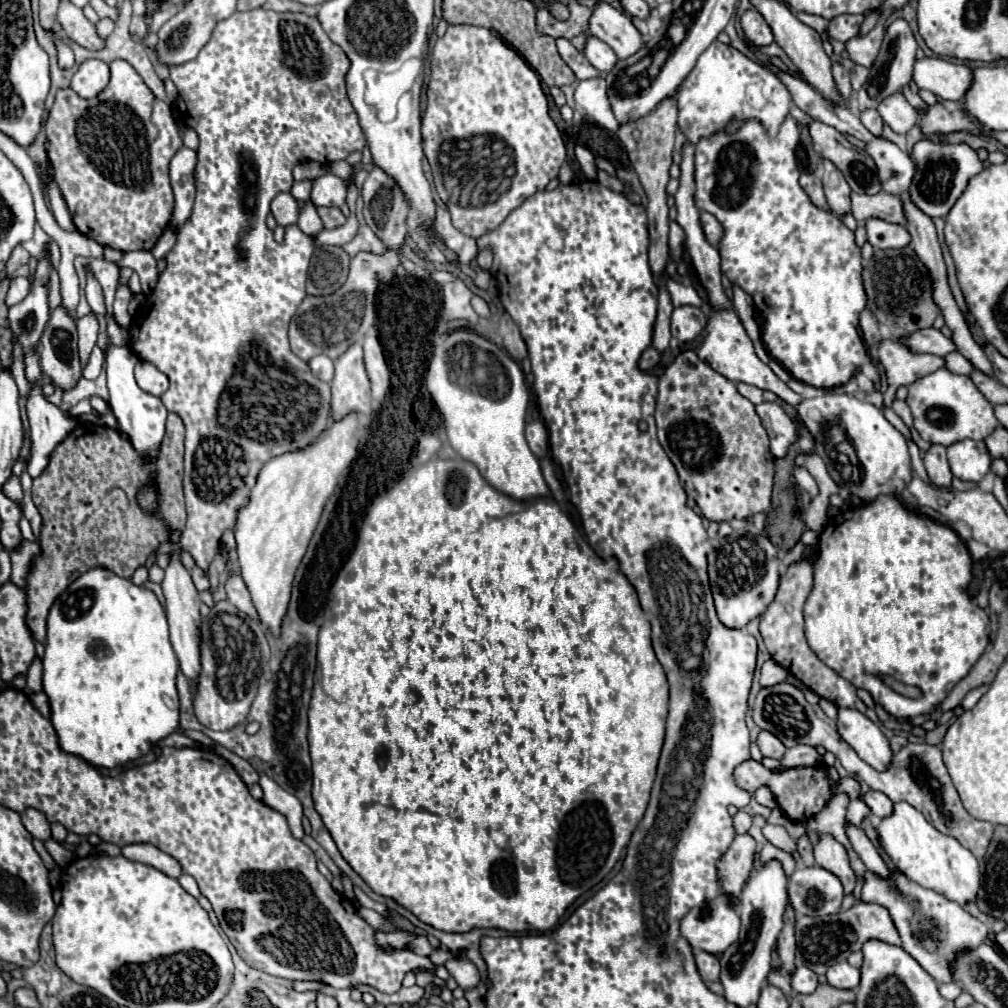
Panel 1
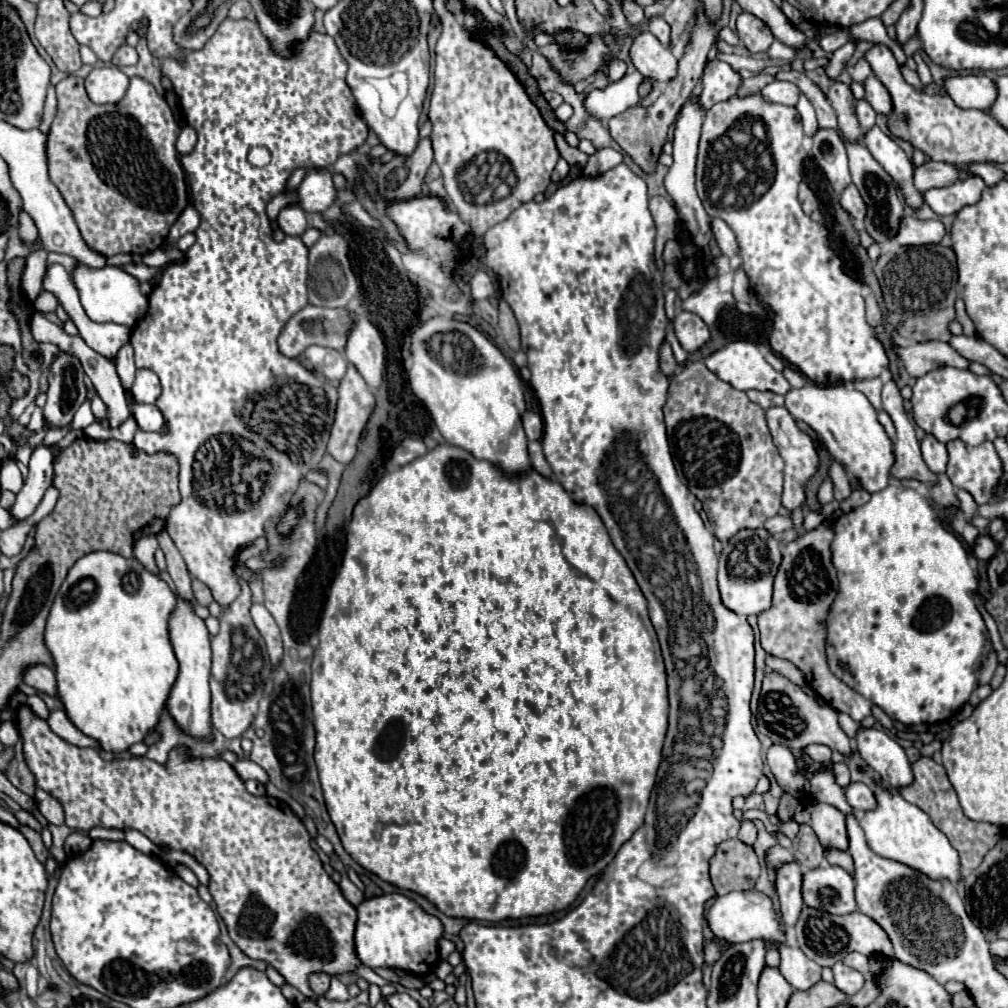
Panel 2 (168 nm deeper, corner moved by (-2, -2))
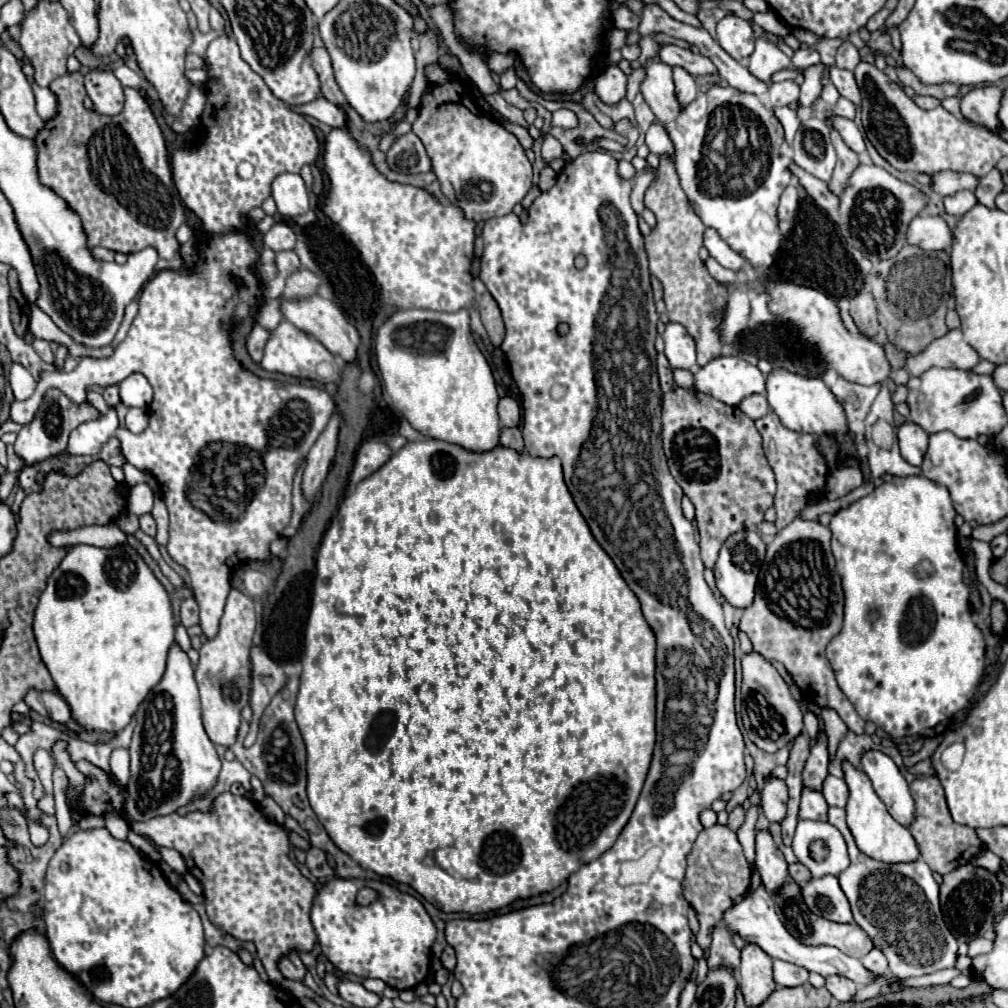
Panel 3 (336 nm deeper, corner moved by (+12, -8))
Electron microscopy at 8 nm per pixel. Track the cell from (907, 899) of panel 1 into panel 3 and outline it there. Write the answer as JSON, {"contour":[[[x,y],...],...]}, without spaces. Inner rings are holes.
{"contour":[[[828,807],[828,823],[840,829],[848,843],[850,867],[842,873],[842,891],[846,893],[854,921],[872,937],[874,945],[884,951],[890,971],[900,977],[918,977],[938,969],[954,967],[958,941],[942,921],[938,903],[938,883],[930,867],[916,859],[912,863],[882,863],[864,855],[846,825],[846,813],[840,807]]]}

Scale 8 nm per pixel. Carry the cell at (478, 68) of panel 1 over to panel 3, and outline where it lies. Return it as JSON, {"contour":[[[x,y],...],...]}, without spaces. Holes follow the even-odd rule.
{"contour":[[[434,65],[426,69],[426,75],[432,87],[428,87],[422,97],[420,115],[412,131],[426,145],[442,193],[474,221],[488,221],[512,213],[514,205],[520,203],[532,187],[532,163],[524,155],[522,145],[492,117],[480,113],[474,101],[464,93],[462,83],[456,83],[446,69]],[[474,183],[486,183],[490,191],[474,189]]]}

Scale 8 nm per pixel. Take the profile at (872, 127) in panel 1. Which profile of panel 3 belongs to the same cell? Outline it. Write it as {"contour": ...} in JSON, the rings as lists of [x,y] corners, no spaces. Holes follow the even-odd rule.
{"contour":[[[844,97],[838,99],[838,103],[834,105],[834,113],[840,115],[840,117],[848,117],[848,119],[854,119],[856,115],[856,105]]]}

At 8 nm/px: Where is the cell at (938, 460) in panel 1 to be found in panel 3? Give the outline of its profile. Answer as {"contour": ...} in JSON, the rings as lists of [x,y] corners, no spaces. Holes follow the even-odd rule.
{"contour":[[[906,421],[898,427],[898,445],[900,445],[902,457],[910,465],[918,467],[922,463],[926,447],[928,447],[928,433],[914,421]]]}

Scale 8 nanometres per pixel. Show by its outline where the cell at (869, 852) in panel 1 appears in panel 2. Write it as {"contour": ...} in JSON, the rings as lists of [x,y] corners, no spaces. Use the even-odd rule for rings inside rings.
{"contour":[[[816,771],[816,773],[812,775],[810,791],[812,791],[812,795],[814,795],[818,801],[828,803],[828,805],[834,805],[834,807],[840,809],[846,817],[848,817],[848,815],[854,815],[854,809],[848,805],[842,787],[838,787],[838,785],[834,783],[834,777],[832,777],[830,771],[824,771],[824,773],[818,773],[818,771]]]}

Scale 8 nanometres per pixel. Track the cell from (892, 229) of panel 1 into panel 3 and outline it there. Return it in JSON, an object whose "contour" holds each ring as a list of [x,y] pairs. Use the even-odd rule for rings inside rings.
{"contour":[[[922,213],[912,221],[912,227],[908,227],[908,243],[928,251],[948,251],[954,243],[954,231],[942,217]]]}

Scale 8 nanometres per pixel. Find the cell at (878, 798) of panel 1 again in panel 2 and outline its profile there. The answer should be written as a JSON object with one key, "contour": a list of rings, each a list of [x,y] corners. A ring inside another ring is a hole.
{"contour":[[[850,783],[846,787],[846,799],[856,811],[872,811],[876,809],[876,797],[870,787],[864,783]]]}

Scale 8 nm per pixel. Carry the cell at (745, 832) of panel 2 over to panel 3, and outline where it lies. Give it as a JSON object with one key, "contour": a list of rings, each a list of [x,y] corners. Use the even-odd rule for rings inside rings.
{"contour":[[[736,805],[732,811],[730,811],[730,817],[728,817],[728,827],[732,827],[732,831],[738,831],[738,827],[744,823],[744,807],[742,805]]]}

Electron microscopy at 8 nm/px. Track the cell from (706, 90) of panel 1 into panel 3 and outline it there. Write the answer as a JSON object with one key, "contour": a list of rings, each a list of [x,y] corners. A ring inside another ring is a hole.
{"contour":[[[780,81],[772,83],[768,89],[768,105],[770,107],[780,107],[780,105],[790,105],[798,99],[800,85],[796,81]]]}

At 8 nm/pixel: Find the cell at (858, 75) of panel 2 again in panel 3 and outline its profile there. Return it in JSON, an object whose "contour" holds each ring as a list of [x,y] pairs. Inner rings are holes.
{"contour":[[[844,41],[844,43],[838,47],[838,53],[836,53],[836,65],[852,71],[858,63],[860,63],[858,49],[856,49],[850,41]]]}

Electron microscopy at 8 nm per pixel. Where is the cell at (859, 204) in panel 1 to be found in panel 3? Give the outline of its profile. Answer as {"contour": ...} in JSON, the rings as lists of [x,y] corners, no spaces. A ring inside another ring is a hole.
{"contour":[[[792,163],[788,169],[790,169],[790,173],[798,179],[798,185],[804,187],[804,191],[808,193],[808,197],[810,197],[816,205],[820,205],[822,209],[836,209],[836,207],[838,207],[836,195],[832,195],[832,193],[828,191],[828,185],[826,185],[824,181],[816,179],[814,175],[806,173],[804,169],[800,169],[800,167],[794,165],[794,163]]]}

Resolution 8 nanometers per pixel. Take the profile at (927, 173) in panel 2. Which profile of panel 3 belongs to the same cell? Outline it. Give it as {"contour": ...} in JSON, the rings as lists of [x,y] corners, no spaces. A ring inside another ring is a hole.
{"contour":[[[942,171],[940,175],[932,177],[932,189],[940,195],[954,195],[956,191],[976,191],[978,187],[978,177],[972,173],[956,173],[956,171]]]}

